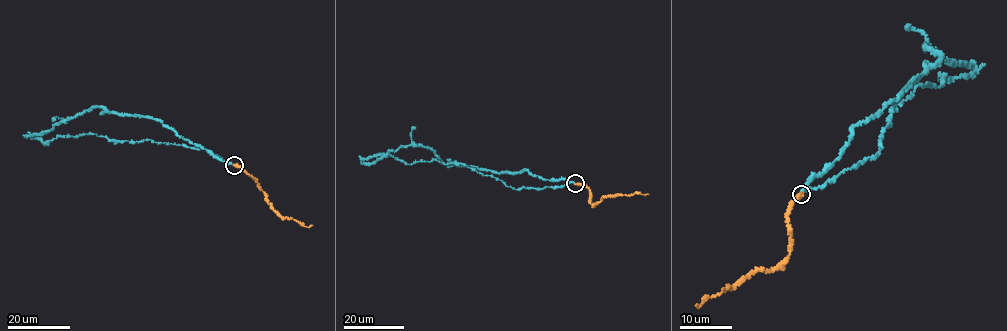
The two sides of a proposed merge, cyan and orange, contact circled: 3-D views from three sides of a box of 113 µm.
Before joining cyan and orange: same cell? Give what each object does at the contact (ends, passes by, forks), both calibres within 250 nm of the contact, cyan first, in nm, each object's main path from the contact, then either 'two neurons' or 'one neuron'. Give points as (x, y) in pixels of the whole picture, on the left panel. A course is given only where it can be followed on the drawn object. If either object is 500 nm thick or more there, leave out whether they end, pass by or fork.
cyan ends; orange ends; calibres 320 and 360 nm; course cyan (233, 164), (176, 135), (160, 120), (98, 107), (62, 121), (51, 129), (23, 135); course orange (234, 165), (244, 169), (256, 181), (279, 215), (301, 225), (312, 226); one neuron

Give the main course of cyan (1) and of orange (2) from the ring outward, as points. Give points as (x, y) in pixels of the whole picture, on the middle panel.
1: (575, 183), (542, 179), (524, 170), (498, 173), (443, 164), (433, 151), (412, 145), (365, 159), (360, 156)
2: (576, 183), (588, 189), (589, 200), (593, 205), (604, 197), (648, 194)

